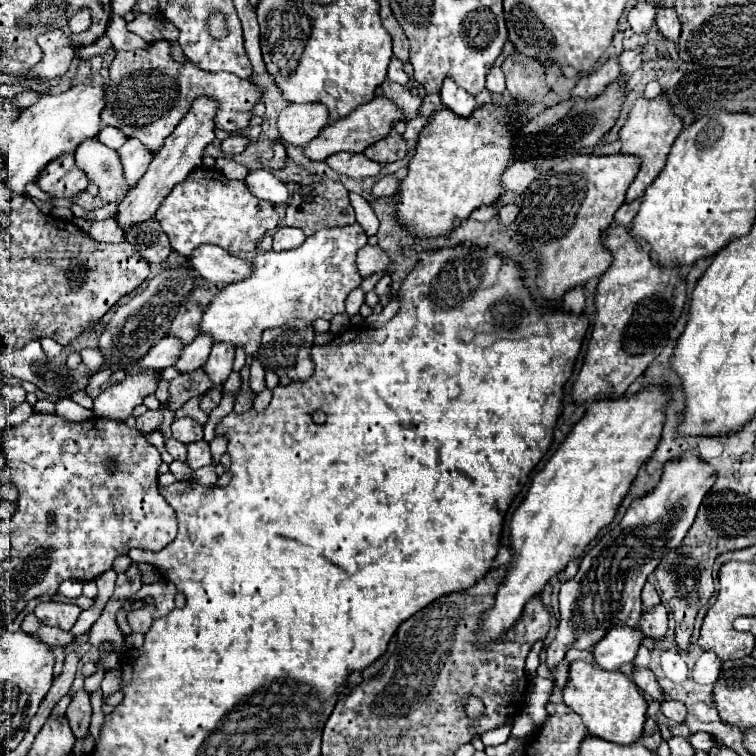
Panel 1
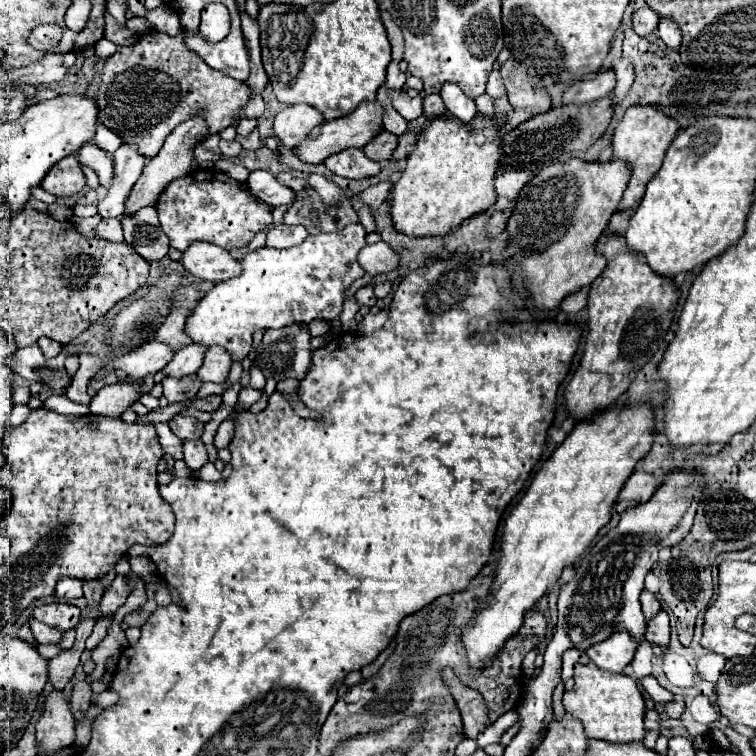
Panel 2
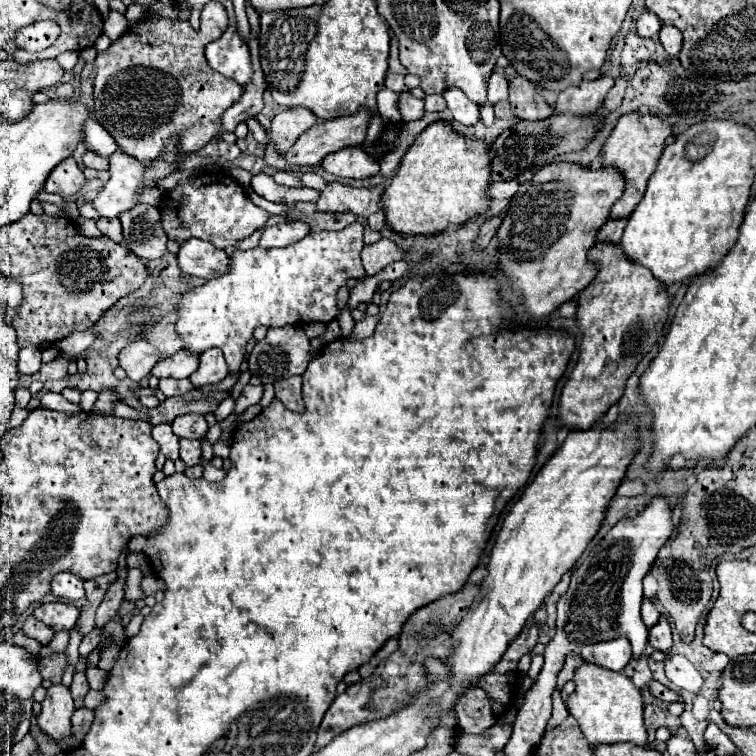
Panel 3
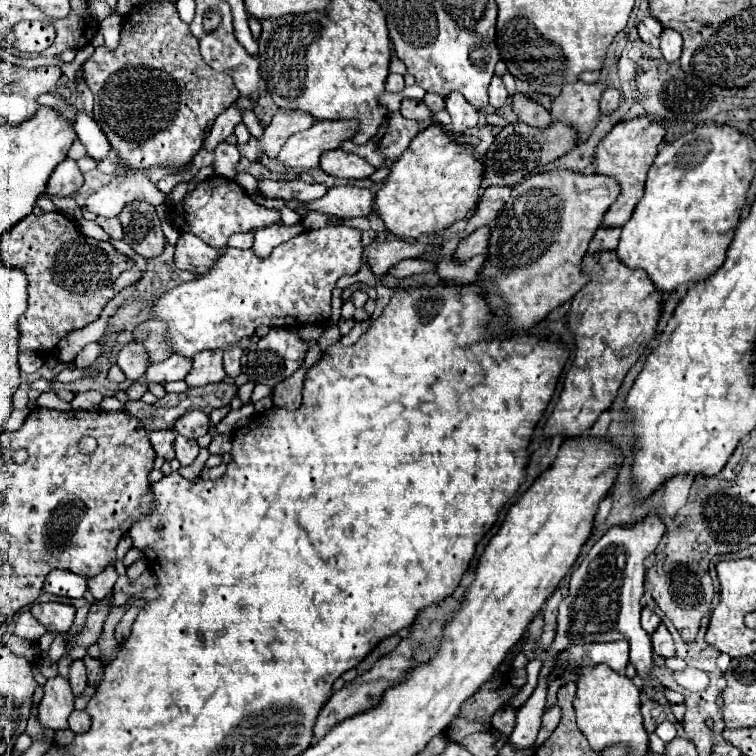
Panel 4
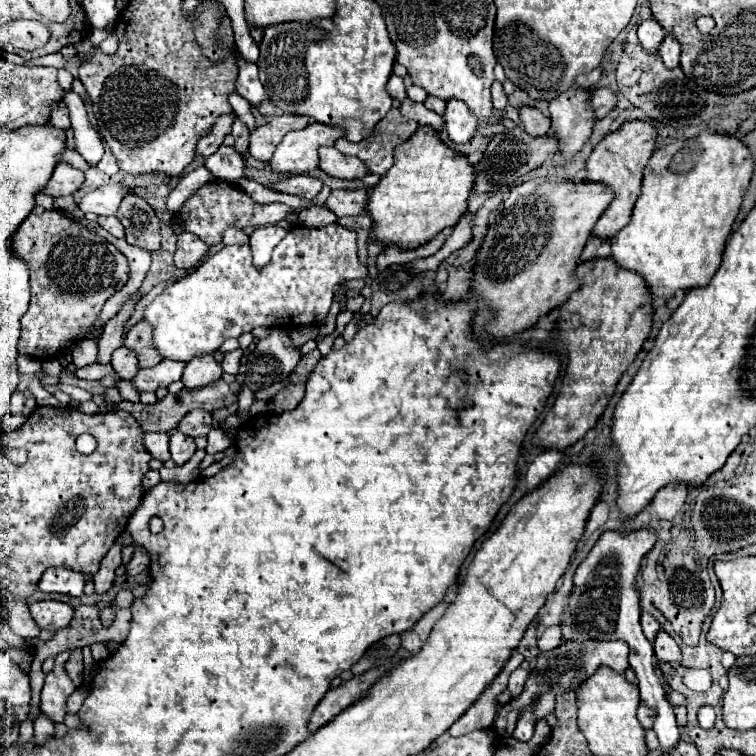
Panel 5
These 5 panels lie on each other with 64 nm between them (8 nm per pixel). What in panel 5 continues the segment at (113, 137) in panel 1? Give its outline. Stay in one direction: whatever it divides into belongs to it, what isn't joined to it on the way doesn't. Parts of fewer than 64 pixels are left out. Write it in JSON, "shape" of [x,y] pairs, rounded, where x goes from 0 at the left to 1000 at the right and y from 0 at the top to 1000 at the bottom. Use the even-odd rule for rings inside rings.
{"shape":[[[90,119],[82,135],[87,138],[93,149],[94,169],[98,172],[98,198],[119,220],[127,220],[138,204],[138,193],[130,175],[116,161],[116,149],[111,143],[108,130],[98,119]]]}

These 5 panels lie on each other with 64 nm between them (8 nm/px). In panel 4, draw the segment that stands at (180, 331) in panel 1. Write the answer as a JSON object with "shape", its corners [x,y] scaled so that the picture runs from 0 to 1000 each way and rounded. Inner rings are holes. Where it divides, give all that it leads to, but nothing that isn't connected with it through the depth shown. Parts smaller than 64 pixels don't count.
{"shape":[[[193,423],[180,431],[175,439],[177,452],[188,455],[196,466],[196,481],[206,481],[212,476],[220,476],[228,466],[222,466],[222,458],[214,452],[217,444],[217,429],[212,423]]]}

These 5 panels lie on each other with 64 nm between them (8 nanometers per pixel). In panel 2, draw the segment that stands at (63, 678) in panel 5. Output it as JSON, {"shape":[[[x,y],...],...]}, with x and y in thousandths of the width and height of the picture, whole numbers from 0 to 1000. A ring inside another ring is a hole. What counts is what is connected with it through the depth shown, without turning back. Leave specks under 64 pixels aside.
{"shape":[[[69,913],[58,929],[58,944],[48,955],[50,997],[87,989],[98,981],[98,944],[85,913]]]}

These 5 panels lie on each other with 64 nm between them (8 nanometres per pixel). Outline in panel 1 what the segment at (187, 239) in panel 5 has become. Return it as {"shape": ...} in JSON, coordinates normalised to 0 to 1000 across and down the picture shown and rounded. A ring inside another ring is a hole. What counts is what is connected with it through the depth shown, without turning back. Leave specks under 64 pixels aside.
{"shape":[[[265,323],[249,344],[267,368],[283,376],[307,376],[331,360],[331,349],[325,344],[317,344],[296,328],[280,323]]]}

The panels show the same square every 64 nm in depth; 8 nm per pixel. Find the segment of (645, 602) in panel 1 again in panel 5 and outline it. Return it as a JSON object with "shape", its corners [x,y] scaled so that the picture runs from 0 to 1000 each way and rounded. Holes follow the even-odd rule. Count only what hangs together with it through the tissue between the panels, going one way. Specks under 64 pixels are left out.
{"shape":[[[849,812],[849,833],[852,833],[852,841],[857,844],[857,849],[865,852],[868,839],[870,839],[870,833],[873,833],[873,825],[865,820],[865,815]]]}

